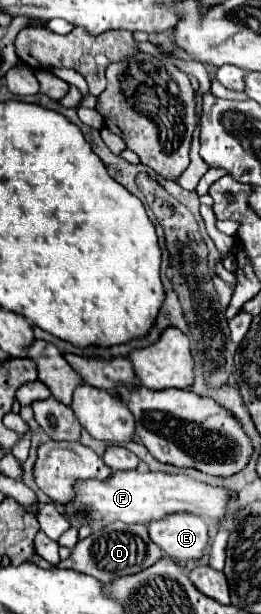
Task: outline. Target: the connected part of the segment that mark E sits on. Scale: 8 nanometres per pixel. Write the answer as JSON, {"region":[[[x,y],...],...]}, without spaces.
{"region":[[[171,514],[147,528],[151,540],[175,562],[201,560],[209,546],[209,526],[193,514]]]}

